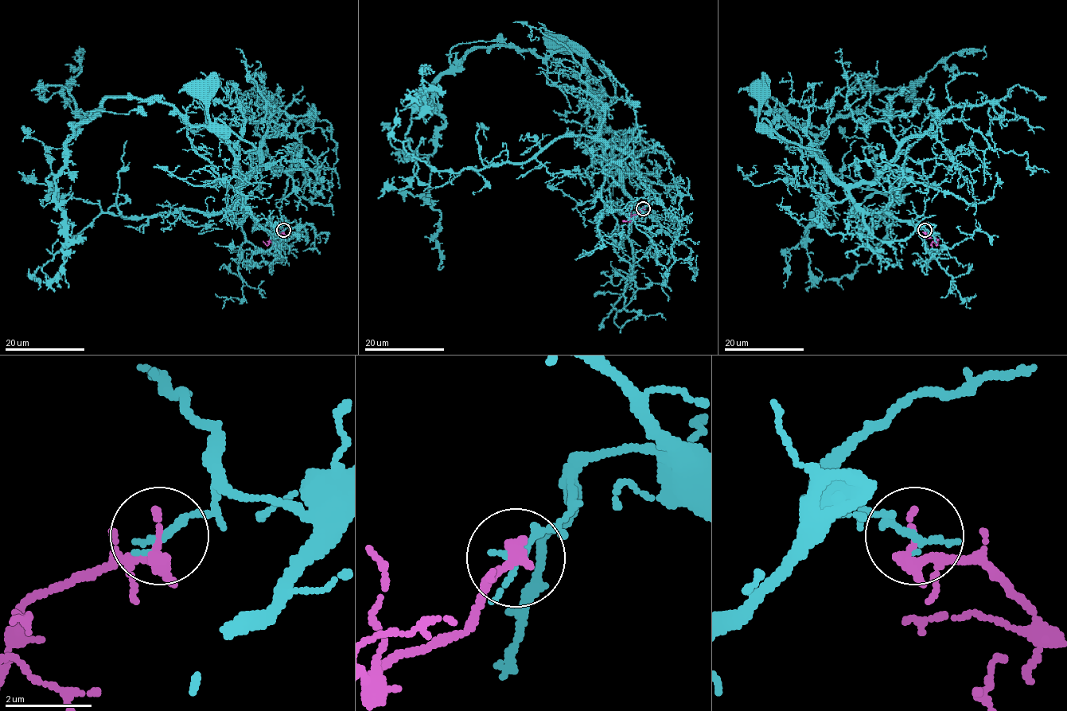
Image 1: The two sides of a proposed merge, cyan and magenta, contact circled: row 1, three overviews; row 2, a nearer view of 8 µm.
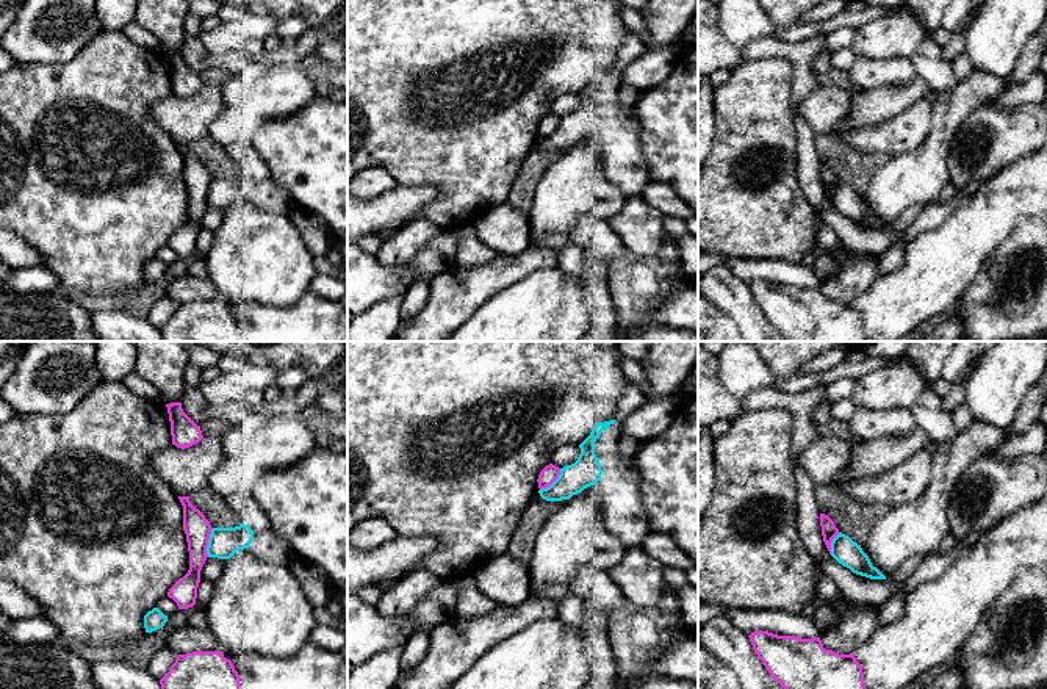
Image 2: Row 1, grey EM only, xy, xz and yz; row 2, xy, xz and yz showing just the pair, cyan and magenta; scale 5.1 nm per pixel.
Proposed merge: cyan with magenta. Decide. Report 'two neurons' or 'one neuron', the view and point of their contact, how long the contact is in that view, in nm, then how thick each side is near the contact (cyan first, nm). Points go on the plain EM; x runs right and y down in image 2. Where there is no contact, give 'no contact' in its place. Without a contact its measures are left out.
two neurons; contact xy (208, 191); length 160 nm; calibres 160 and 140 nm

